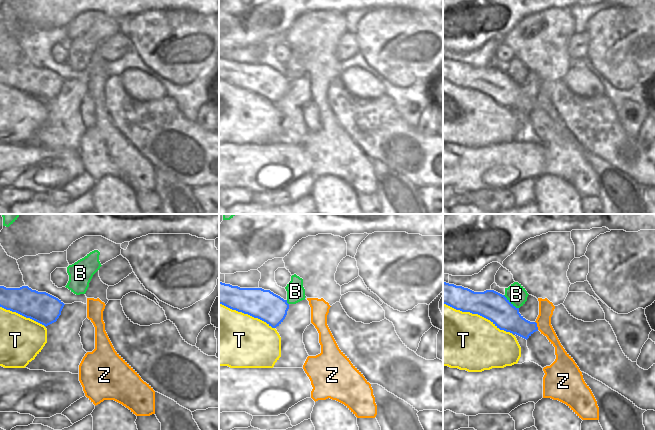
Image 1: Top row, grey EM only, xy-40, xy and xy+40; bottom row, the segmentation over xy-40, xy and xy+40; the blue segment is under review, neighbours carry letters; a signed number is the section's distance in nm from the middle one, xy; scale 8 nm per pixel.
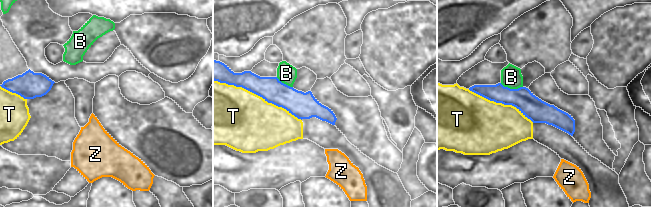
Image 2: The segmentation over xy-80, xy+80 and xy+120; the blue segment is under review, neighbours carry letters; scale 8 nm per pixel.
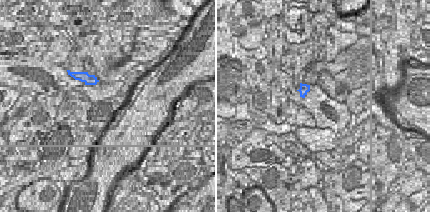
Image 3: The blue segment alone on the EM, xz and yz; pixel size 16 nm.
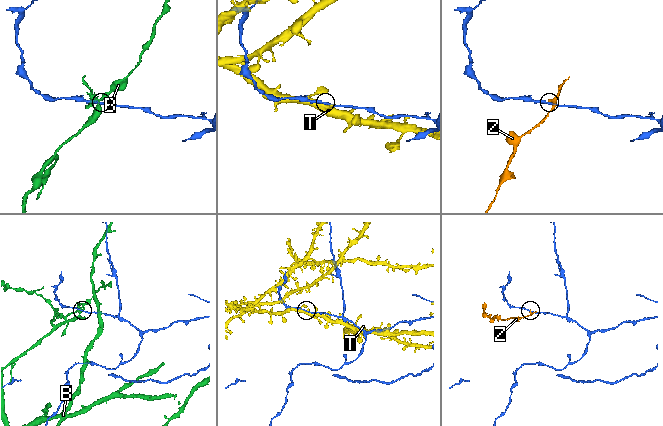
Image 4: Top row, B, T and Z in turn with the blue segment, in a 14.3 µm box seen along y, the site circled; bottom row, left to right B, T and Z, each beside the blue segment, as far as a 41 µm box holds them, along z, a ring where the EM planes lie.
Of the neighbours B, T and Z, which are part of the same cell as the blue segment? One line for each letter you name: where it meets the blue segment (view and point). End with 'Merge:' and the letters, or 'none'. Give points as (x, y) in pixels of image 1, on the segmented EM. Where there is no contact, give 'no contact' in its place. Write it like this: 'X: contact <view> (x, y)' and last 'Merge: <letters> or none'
Merge: none

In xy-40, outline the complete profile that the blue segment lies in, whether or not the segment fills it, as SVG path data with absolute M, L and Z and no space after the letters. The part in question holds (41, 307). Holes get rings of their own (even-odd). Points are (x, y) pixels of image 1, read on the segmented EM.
M0 286L0 307L30 318L45 327L56 322L64 303L46 293L28 286L6 288Z

